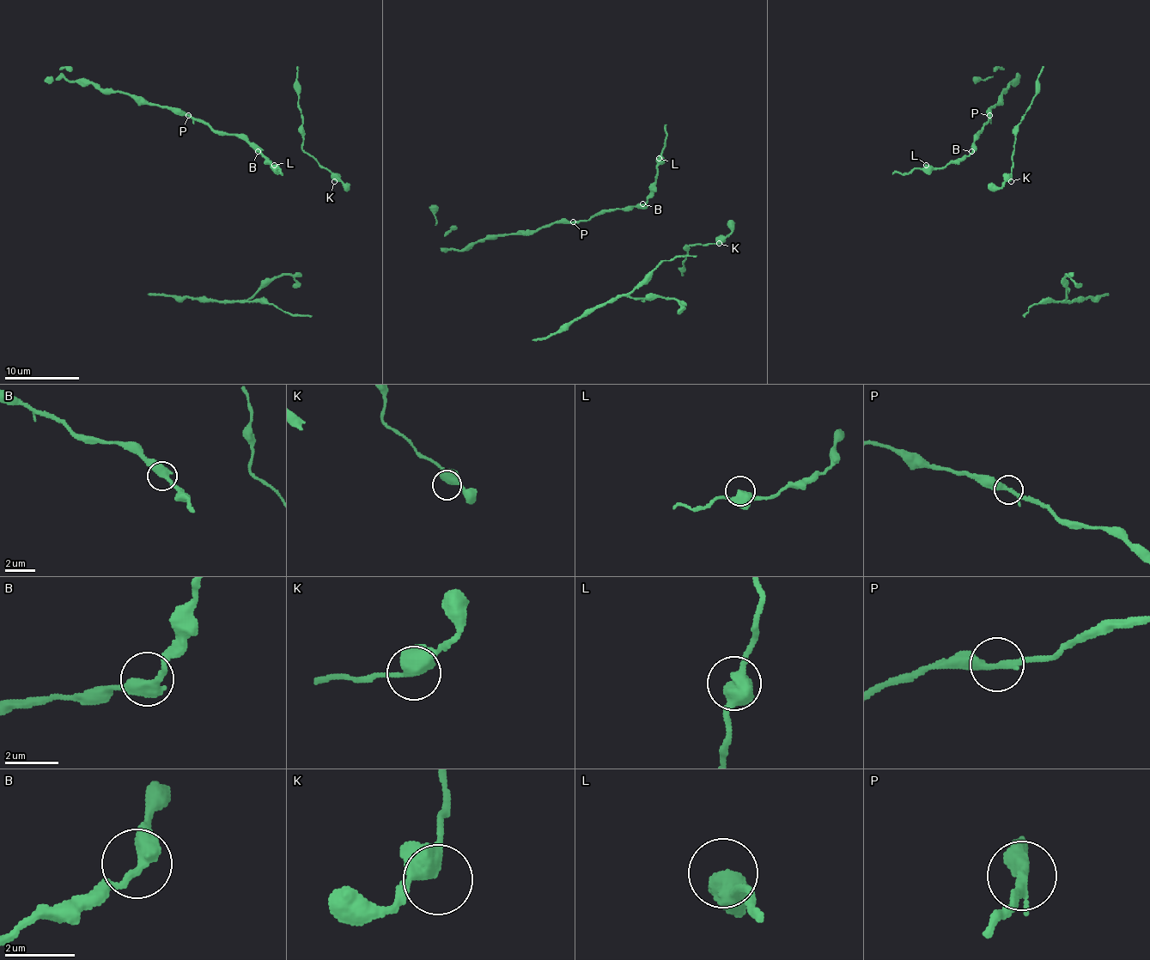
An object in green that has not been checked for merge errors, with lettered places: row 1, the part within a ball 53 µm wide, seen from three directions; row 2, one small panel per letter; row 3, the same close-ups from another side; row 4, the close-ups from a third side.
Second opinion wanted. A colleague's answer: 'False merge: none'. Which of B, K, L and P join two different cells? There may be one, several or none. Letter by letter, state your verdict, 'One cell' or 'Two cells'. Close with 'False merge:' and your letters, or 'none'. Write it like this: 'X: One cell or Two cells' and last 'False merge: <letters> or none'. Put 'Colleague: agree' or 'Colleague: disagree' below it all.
B: One cell
K: One cell
L: One cell
P: One cell
False merge: none
Colleague: agree

